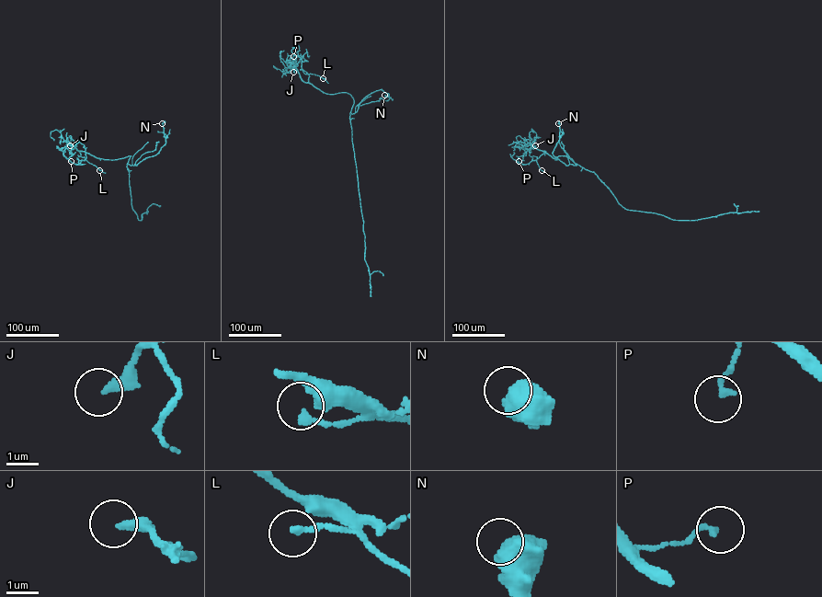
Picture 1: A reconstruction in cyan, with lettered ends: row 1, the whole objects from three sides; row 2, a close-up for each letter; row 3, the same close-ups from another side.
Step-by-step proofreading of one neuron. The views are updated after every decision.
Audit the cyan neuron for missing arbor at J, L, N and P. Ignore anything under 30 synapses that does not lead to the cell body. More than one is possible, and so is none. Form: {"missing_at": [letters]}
{"missing_at": []}

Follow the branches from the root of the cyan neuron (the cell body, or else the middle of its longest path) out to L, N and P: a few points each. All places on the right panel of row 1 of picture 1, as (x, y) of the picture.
L: (604, 183), (594, 172), (565, 156), (559, 155), (556, 160), (547, 153), (542, 154), (536, 161), (542, 170)
N: (604, 183), (594, 172), (576, 164), (566, 165), (553, 154), (559, 139), (558, 123)
P: (604, 183), (594, 172), (565, 156), (559, 155), (556, 160), (545, 153), (529, 164), (519, 165), (519, 161)

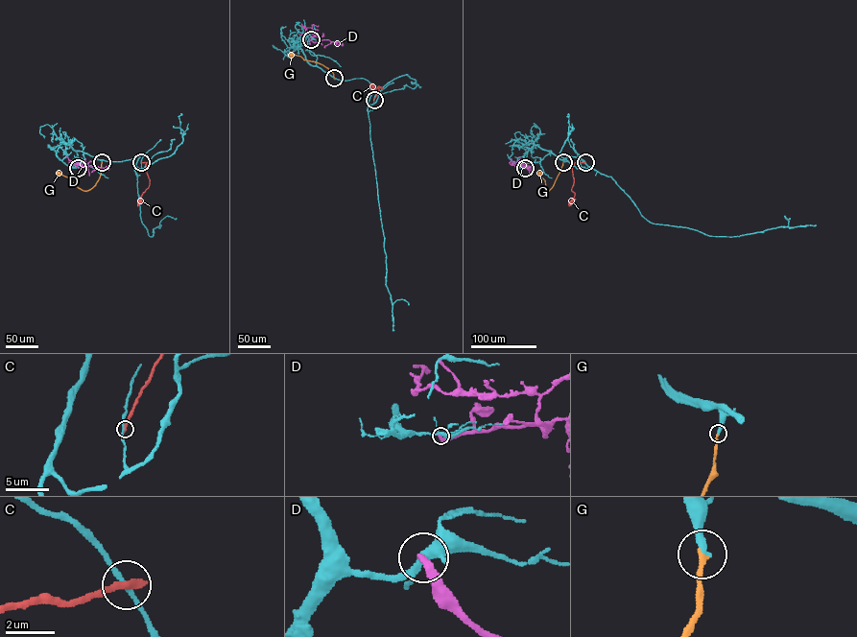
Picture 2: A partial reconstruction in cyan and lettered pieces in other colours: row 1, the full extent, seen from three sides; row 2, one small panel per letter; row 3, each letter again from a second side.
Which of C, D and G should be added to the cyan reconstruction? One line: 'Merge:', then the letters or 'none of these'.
Merge: G

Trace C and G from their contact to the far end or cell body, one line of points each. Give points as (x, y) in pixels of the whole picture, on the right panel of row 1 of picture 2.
C: (585, 162), (575, 162), (572, 166), (571, 190), (575, 195), (569, 206)
G: (562, 162), (549, 191), (540, 172)

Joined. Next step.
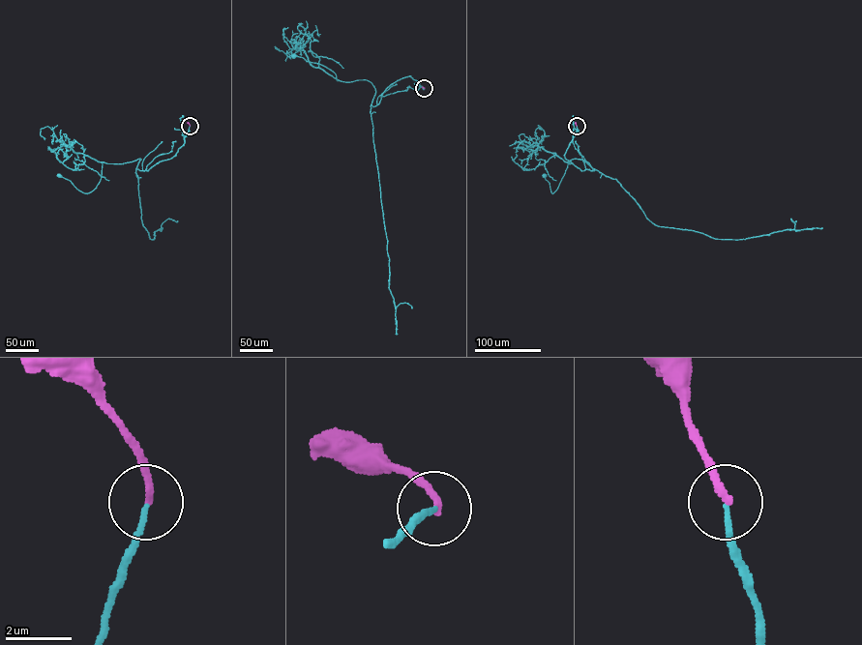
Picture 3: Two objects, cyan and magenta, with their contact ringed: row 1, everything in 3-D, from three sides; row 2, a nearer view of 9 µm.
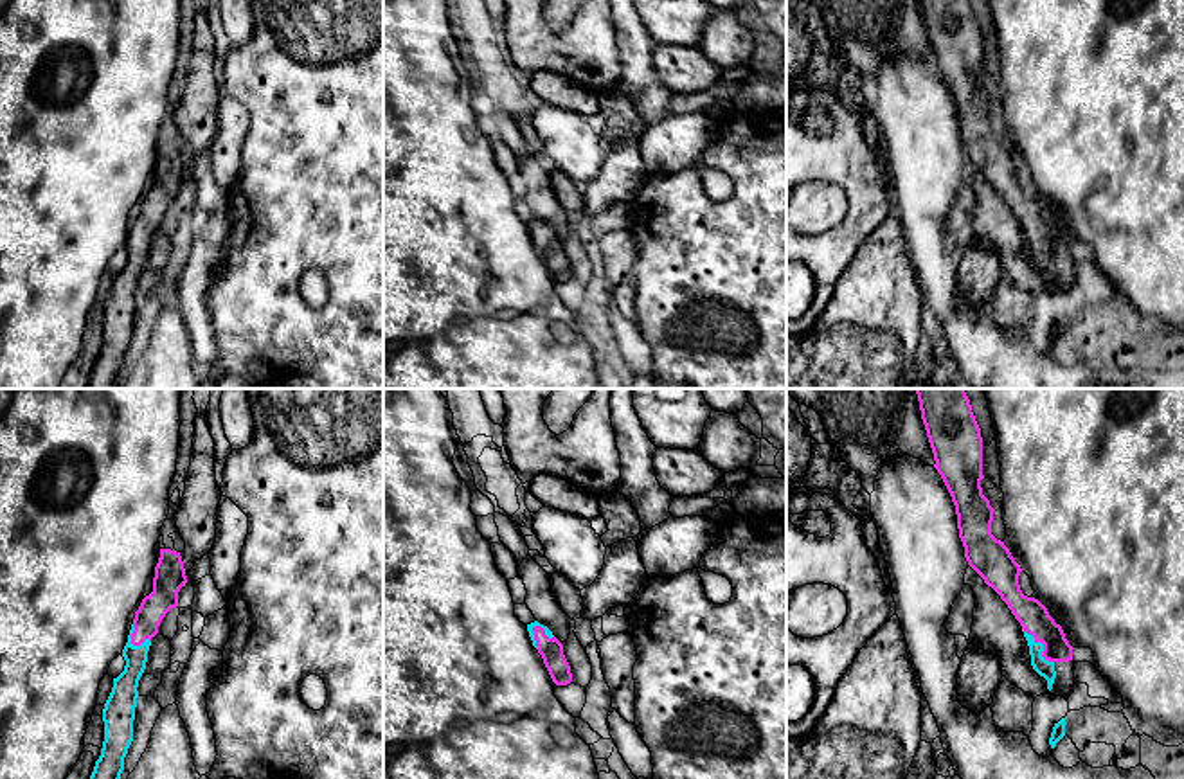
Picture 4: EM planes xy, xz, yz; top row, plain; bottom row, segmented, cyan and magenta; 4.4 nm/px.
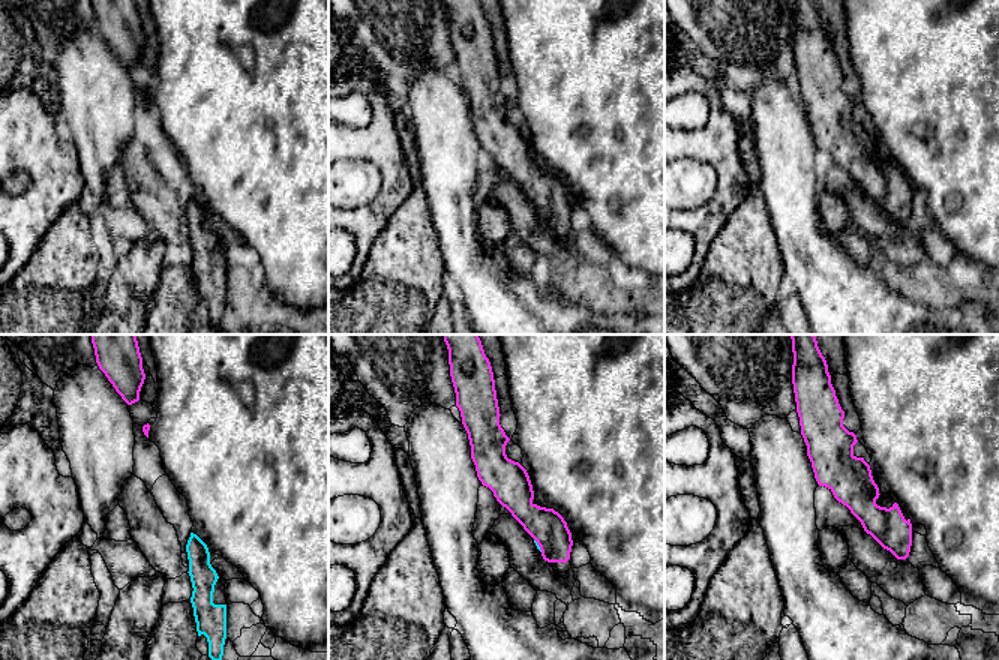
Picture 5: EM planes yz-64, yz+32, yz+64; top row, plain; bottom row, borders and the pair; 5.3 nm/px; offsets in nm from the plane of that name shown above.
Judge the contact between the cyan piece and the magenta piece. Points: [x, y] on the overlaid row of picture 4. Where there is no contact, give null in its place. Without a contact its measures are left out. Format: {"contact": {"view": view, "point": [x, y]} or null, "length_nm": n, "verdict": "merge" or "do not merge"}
{"contact": {"view": "yz", "point": [1042, 644]}, "length_nm": 220, "verdict": "merge"}

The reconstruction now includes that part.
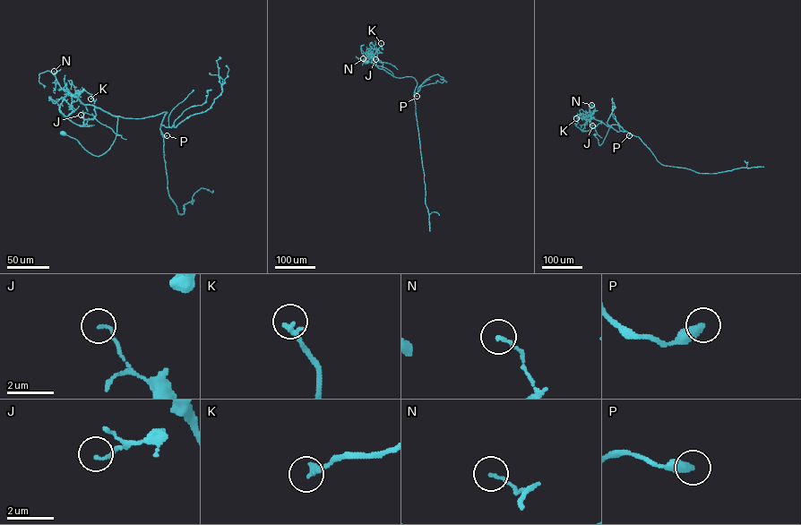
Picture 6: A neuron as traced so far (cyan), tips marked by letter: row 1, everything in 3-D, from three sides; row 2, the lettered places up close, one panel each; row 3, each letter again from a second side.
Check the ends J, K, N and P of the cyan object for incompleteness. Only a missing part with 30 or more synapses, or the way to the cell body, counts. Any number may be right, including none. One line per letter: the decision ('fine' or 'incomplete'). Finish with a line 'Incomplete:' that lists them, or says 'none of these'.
J: fine
K: fine
N: fine
P: fine
Incomplete: none of these

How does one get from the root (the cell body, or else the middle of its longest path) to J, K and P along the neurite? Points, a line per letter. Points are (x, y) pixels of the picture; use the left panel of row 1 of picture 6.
J: (63, 133), (94, 155), (105, 152), (116, 138), (117, 116), (96, 107), (92, 118), (84, 119), (81, 115)
K: (63, 133), (94, 155), (108, 150), (116, 138), (117, 116), (70, 96), (83, 89), (91, 95), (90, 98)
P: (63, 133), (99, 156), (115, 140), (117, 116), (141, 118), (166, 112), (160, 130), (167, 135)

